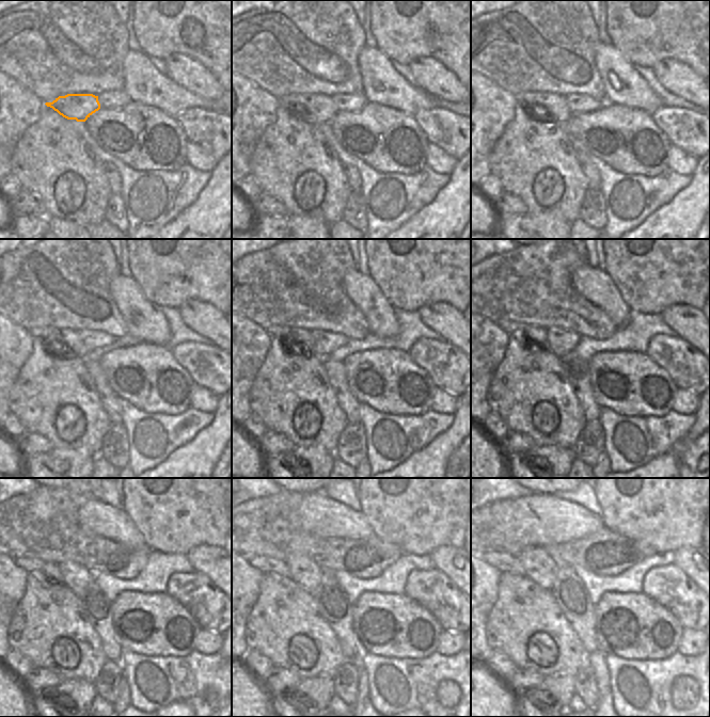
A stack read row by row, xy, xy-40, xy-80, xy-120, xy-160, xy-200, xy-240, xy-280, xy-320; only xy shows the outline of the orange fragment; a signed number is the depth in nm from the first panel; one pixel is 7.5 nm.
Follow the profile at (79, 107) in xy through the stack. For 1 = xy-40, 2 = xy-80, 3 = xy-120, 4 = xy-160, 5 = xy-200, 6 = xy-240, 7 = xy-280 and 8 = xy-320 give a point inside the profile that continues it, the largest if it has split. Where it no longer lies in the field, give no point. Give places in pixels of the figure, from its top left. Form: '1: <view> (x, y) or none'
1: xy-40 (314, 109)
2: xy-80 (547, 107)
3: xy-120 (69, 338)
4: xy-160 (295, 336)
5: xy-200 (534, 335)
6: xy-240 (51, 571)
7: xy-280 (265, 564)
8: xy-320 (502, 561)

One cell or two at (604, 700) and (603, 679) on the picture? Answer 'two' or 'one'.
two

